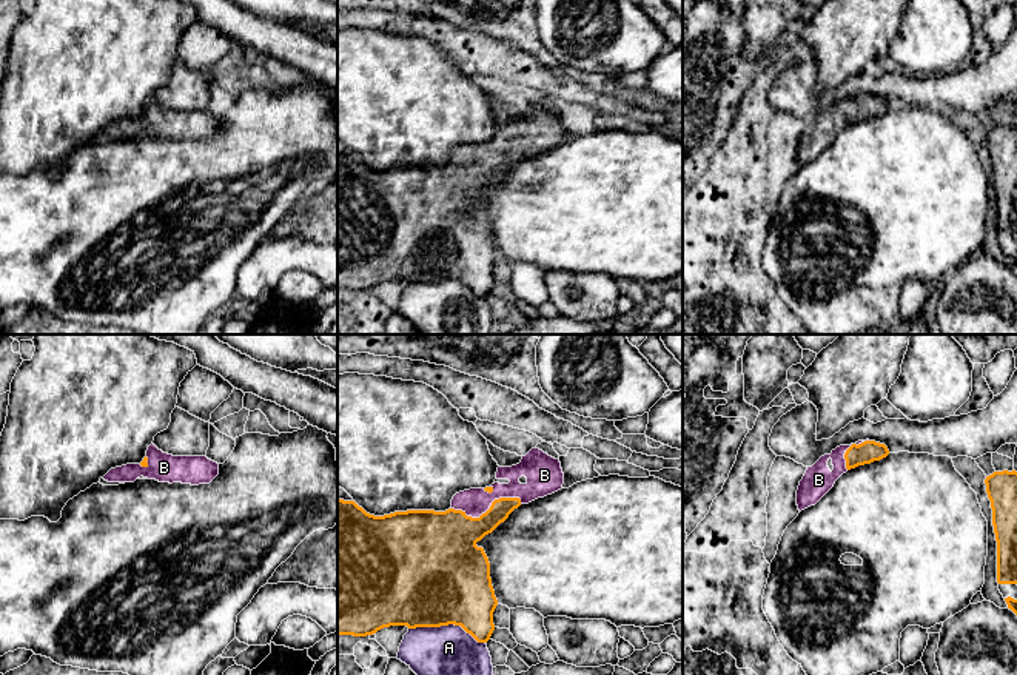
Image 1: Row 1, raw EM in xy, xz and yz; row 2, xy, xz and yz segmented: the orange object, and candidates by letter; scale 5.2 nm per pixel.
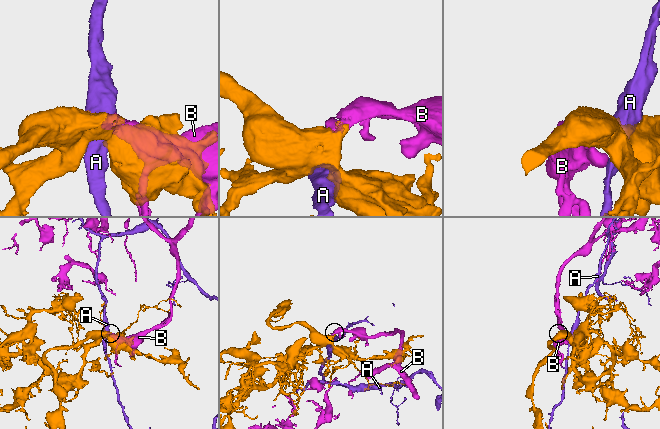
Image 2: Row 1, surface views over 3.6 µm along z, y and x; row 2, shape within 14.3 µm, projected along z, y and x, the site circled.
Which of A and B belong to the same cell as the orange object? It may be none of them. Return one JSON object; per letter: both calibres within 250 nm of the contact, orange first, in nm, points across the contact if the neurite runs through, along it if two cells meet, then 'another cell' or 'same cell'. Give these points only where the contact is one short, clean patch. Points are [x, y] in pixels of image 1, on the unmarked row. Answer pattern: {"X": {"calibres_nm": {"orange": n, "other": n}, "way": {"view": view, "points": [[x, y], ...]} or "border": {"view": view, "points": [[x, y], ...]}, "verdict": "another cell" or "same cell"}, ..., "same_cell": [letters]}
{"A": {"calibres_nm": {"orange": 500, "other": 380}, "verdict": "another cell"}, "B": {"calibres_nm": {"orange": 280, "other": 140}, "way": {"view": "xz", "points": [[450, 191], [472, 171], [489, 164], [475, 156]]}, "verdict": "same cell"}, "same_cell": ["B"]}

